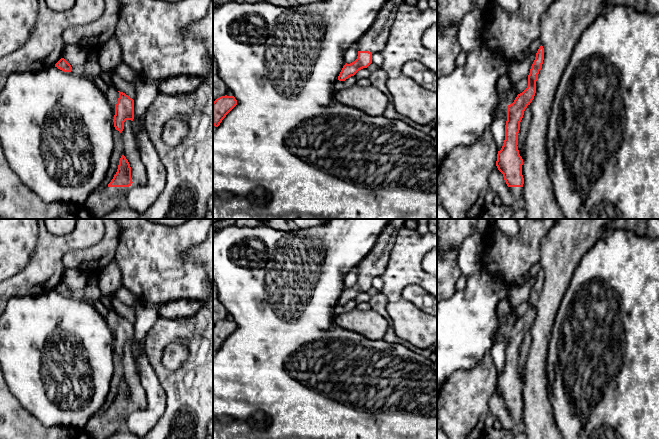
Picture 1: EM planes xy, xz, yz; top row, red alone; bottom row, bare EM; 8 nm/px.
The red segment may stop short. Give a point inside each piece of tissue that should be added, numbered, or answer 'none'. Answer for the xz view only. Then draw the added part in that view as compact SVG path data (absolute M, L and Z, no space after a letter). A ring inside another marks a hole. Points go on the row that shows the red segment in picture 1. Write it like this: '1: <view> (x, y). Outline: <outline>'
1: xz (374, 40). Outline: M387 0L383 4L371 27L357 41L355 47L358 51L369 51L372 54L382 51L390 33L391 20L403 2L404 0Z

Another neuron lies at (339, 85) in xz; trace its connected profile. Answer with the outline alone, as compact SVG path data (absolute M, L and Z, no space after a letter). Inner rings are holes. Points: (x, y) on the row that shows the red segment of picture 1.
M351 76L345 81L339 81L337 80L334 84L334 90L339 91L345 88L349 88L357 83L357 79L355 76Z

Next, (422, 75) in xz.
M411 60L403 64L401 72L413 79L421 87L437 92L437 74L431 71L417 60Z

